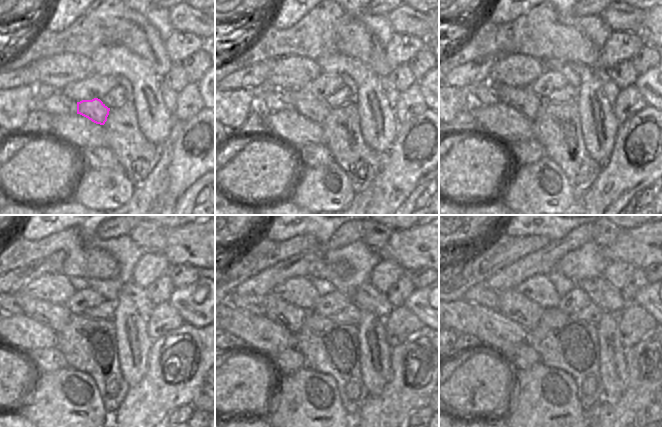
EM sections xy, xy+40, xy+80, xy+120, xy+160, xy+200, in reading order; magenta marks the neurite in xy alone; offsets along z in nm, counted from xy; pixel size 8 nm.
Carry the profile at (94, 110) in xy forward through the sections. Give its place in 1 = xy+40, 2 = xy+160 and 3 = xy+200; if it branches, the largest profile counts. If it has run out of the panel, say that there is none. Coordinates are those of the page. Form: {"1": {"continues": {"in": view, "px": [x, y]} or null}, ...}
{"1": {"continues": {"in": "xy+40", "px": [316, 109]}}, "2": {"continues": {"in": "xy+160", "px": [288, 304]}}, "3": {"continues": {"in": "xy+200", "px": [512, 304]}}}

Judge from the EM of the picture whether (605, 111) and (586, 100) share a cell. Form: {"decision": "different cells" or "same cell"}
{"decision": "same cell"}

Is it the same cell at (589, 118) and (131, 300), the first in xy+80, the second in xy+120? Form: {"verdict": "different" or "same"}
{"verdict": "different"}

